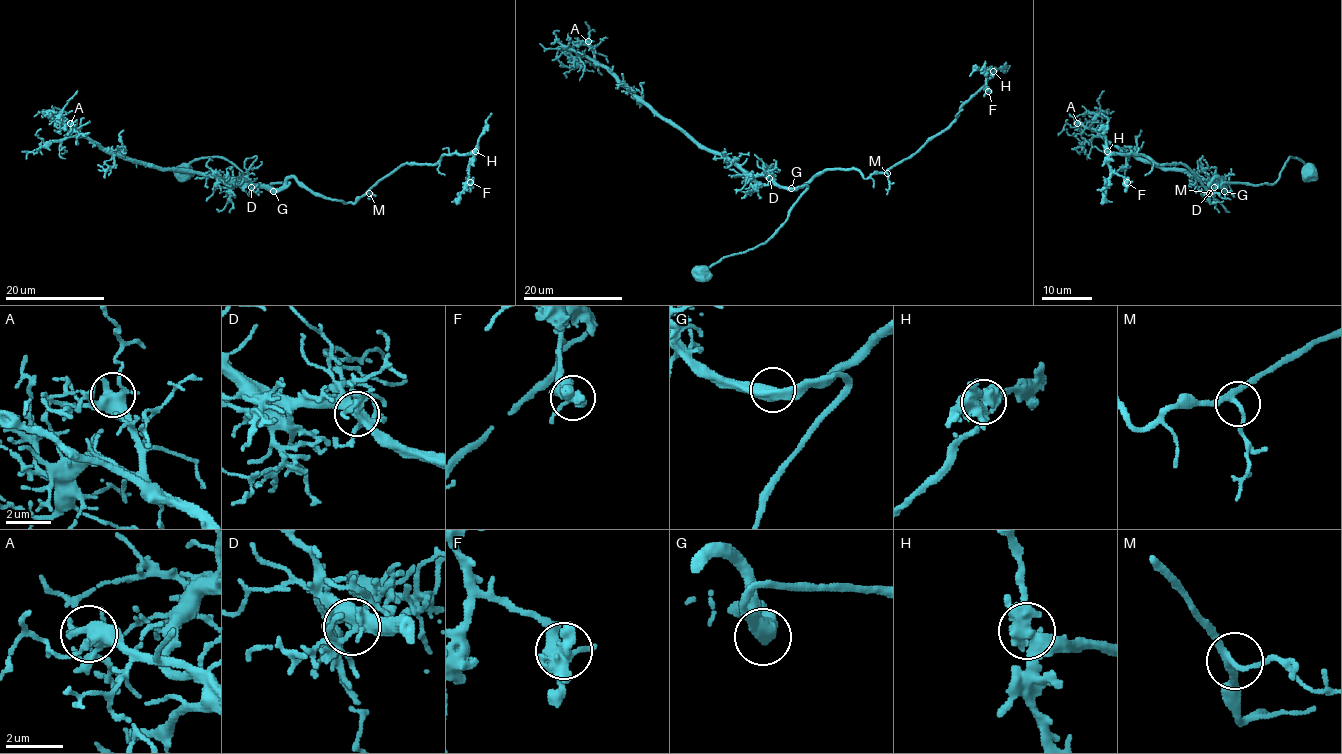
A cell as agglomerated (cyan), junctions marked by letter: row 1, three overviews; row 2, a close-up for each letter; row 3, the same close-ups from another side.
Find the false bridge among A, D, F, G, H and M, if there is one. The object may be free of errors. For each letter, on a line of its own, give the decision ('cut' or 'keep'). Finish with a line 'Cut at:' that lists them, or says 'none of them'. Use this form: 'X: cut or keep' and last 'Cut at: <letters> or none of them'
A: keep
D: keep
F: keep
G: keep
H: keep
M: keep
Cut at: none of them

